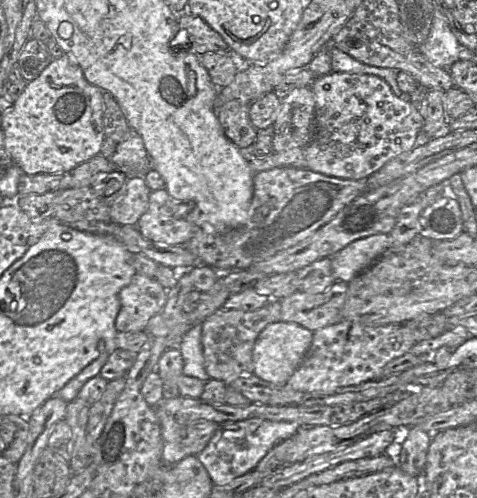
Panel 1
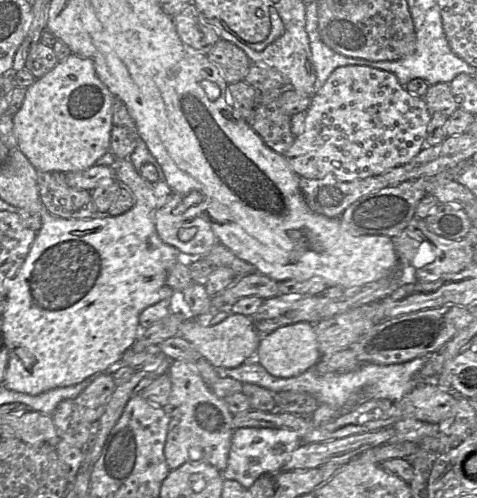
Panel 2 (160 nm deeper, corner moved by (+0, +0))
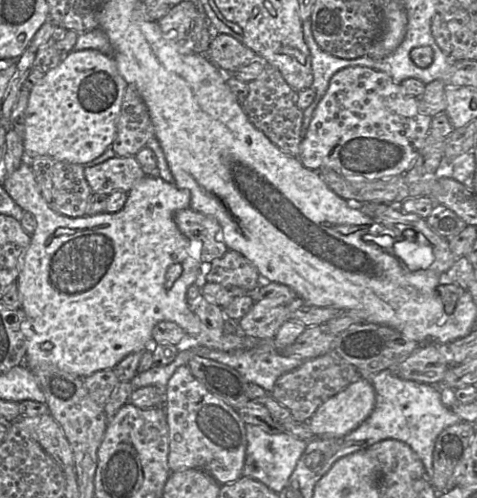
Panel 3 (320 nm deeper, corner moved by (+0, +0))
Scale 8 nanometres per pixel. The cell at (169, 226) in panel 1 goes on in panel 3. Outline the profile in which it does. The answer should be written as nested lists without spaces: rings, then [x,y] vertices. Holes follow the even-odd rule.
[[[188,208],[177,211],[174,222],[179,231],[191,241],[189,255],[200,263],[211,264],[228,252],[221,226],[215,218]]]

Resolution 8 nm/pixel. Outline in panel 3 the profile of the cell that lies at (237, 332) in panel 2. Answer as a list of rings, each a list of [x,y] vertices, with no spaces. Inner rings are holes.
[[[29,160],[23,161],[13,174],[3,178],[2,186],[10,197],[24,210],[24,212],[31,213],[36,219],[36,229],[31,235],[30,244],[24,253],[21,269],[16,281],[21,300],[21,309],[25,312],[25,320],[22,322],[21,326],[26,343],[26,355],[23,365],[25,365],[30,371],[37,370],[41,366],[55,366],[62,371],[84,379],[99,371],[114,370],[115,367],[129,354],[145,351],[148,348],[151,348],[153,345],[153,328],[161,321],[176,323],[185,331],[190,342],[195,342],[199,346],[210,349],[232,351],[252,348],[255,346],[255,341],[257,342],[257,340],[248,338],[240,331],[235,333],[225,333],[220,329],[210,329],[206,327],[193,313],[187,303],[186,294],[188,288],[195,283],[201,283],[202,281],[201,263],[188,253],[188,247],[190,246],[191,241],[179,231],[174,222],[174,214],[177,211],[188,209],[190,207],[191,196],[188,190],[179,189],[176,185],[165,182],[159,176],[146,176],[128,193],[128,199],[121,211],[117,213],[101,213],[70,218],[55,212],[47,204],[35,180]]]

